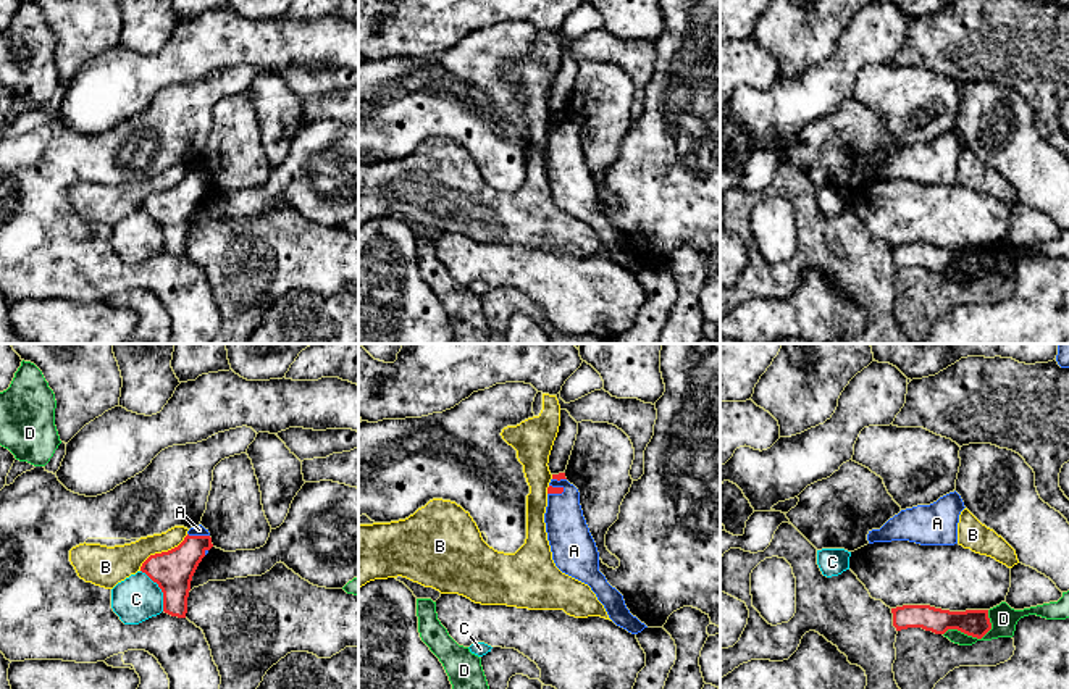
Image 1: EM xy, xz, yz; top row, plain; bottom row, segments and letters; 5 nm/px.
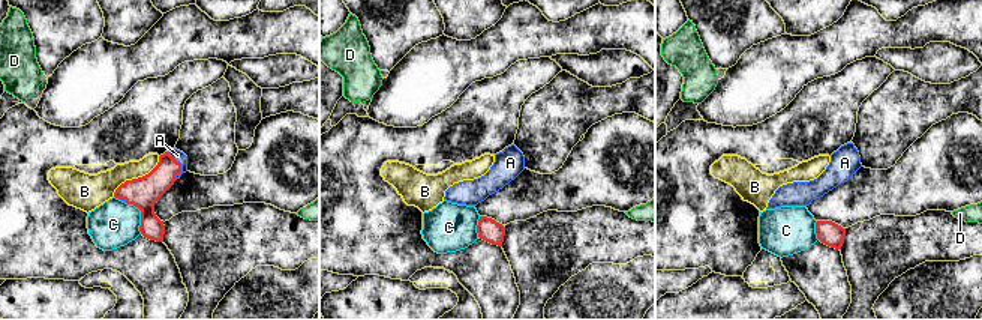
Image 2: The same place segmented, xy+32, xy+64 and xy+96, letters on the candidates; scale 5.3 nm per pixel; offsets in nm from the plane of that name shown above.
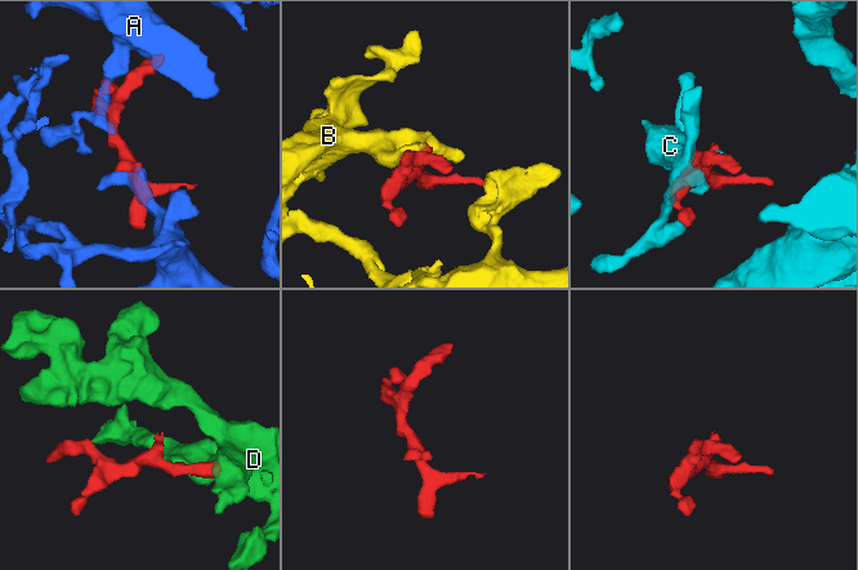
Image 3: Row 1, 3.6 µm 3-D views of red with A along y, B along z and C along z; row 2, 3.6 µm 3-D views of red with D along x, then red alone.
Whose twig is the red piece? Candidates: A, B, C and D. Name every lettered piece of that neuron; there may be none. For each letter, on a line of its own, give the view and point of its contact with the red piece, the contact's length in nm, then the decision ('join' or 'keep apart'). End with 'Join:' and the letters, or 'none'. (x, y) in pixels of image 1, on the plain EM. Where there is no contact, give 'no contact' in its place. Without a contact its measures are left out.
A: xy (199, 175) | 110 nm | join
B: xy (162, 191) | 300 nm | keep apart
C: xy (160, 226) | 240 nm | keep apart
D: yz (976, 275) | 260 nm | keep apart
Join: A

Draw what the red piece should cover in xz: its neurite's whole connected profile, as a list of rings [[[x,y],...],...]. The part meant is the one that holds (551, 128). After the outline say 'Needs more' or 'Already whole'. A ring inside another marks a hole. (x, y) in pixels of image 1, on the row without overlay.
[[[565,111],[552,113],[544,161],[555,205],[588,223],[617,265],[631,273],[648,266],[630,252],[623,234],[599,210],[599,190],[583,155],[580,131]]]. Needs more

